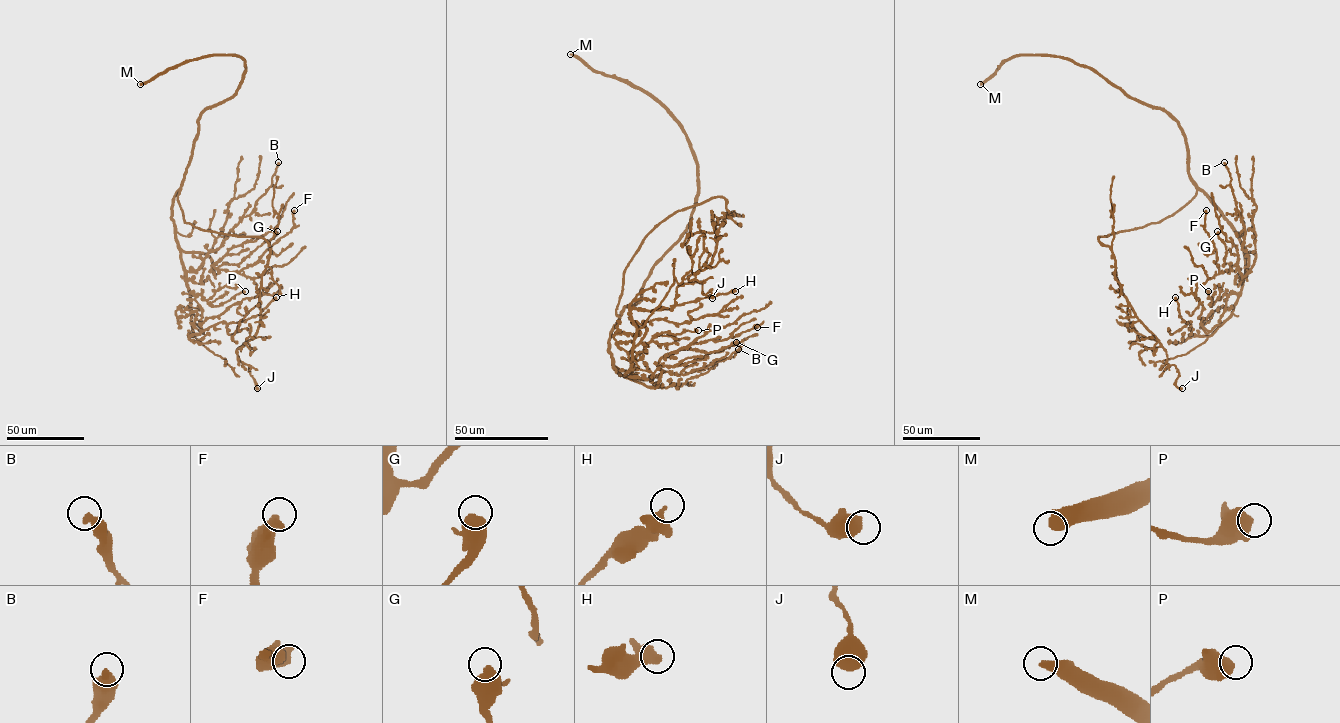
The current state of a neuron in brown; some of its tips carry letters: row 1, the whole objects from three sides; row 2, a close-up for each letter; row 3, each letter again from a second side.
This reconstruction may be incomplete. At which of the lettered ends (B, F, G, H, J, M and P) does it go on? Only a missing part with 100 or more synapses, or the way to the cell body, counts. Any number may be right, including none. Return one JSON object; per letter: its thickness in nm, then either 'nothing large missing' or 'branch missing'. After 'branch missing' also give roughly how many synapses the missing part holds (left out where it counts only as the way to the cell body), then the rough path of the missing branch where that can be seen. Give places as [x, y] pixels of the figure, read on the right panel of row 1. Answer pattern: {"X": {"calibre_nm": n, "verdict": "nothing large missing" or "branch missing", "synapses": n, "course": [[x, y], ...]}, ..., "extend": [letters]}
{"B": {"calibre_nm": 480, "verdict": "nothing large missing"}, "F": {"calibre_nm": 550, "verdict": "nothing large missing"}, "G": {"calibre_nm": 440, "verdict": "nothing large missing"}, "H": {"calibre_nm": 280, "verdict": "nothing large missing"}, "J": {"calibre_nm": 650, "verdict": "nothing large missing"}, "M": {"calibre_nm": 480, "verdict": "branch missing", "synapses": 1500, "course": [[980, 84], [971, 111], [1005, 161], [1019, 158], [1046, 167], [1031, 171], [1004, 158], [943, 90]]}, "P": {"calibre_nm": 600, "verdict": "nothing large missing"}, "extend": ["M"]}

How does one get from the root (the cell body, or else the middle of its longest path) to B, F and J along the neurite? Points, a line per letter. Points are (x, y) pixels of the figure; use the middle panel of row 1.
B: (619, 316), (611, 331), (609, 352), (621, 375), (649, 379), (667, 371), (687, 374), (730, 358), (738, 349)
F: (619, 316), (609, 339), (613, 366), (652, 387), (666, 355), (757, 327)
J: (619, 316), (642, 240), (722, 196), (713, 260), (688, 278), (712, 298)

